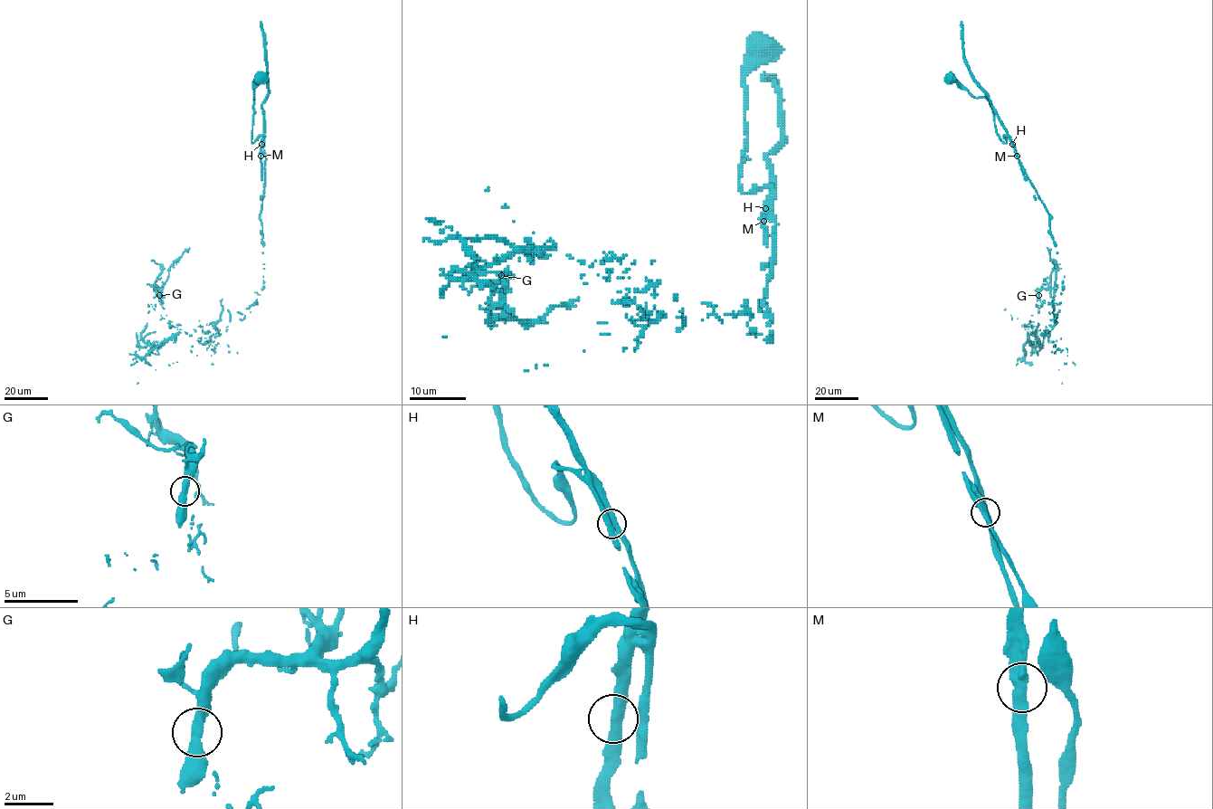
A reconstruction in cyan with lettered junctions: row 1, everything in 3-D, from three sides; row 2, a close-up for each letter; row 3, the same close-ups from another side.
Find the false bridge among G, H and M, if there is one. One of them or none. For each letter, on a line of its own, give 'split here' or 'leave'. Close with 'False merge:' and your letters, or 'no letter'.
G: leave
H: leave
M: leave
False merge: no letter

